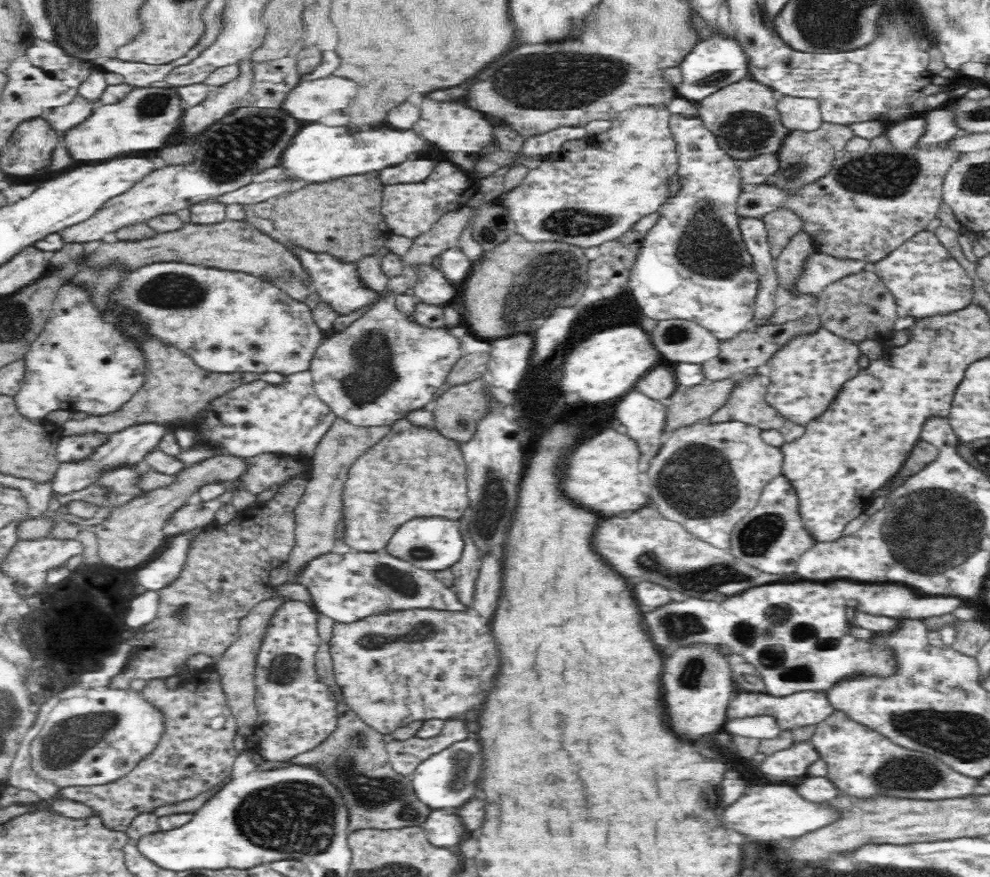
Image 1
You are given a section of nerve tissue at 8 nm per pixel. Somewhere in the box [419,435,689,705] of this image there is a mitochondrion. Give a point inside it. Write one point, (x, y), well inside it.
(493, 507)

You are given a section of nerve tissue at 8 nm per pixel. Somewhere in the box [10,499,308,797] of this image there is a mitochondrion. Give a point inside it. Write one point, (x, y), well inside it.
(65, 746)

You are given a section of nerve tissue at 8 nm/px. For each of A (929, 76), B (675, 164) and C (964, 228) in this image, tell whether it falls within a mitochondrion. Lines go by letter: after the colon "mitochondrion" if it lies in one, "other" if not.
A: other
B: other
C: other

